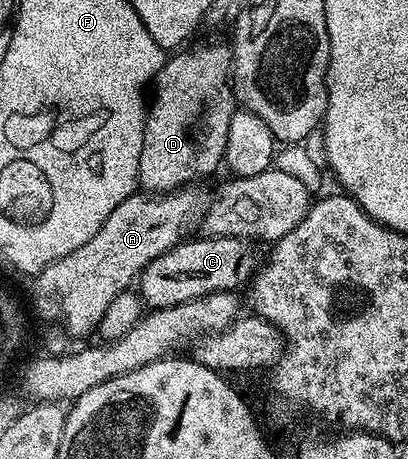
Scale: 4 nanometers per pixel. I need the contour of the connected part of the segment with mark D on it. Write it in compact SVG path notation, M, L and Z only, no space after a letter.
M229 44L226 45L198 45L195 49L191 47L183 48L181 51L175 52L162 65L162 69L158 76L154 78L153 88L158 88L154 93L154 101L149 102L148 112L146 114L146 126L144 127L144 147L140 151L140 171L138 172L139 186L147 194L161 195L164 193L172 193L180 189L193 186L198 183L201 177L210 177L217 171L218 165L223 164L226 156L226 144L228 143L228 127L232 124L232 119L236 112L236 98L234 95L234 86L232 84L232 66L234 63L234 50Z

